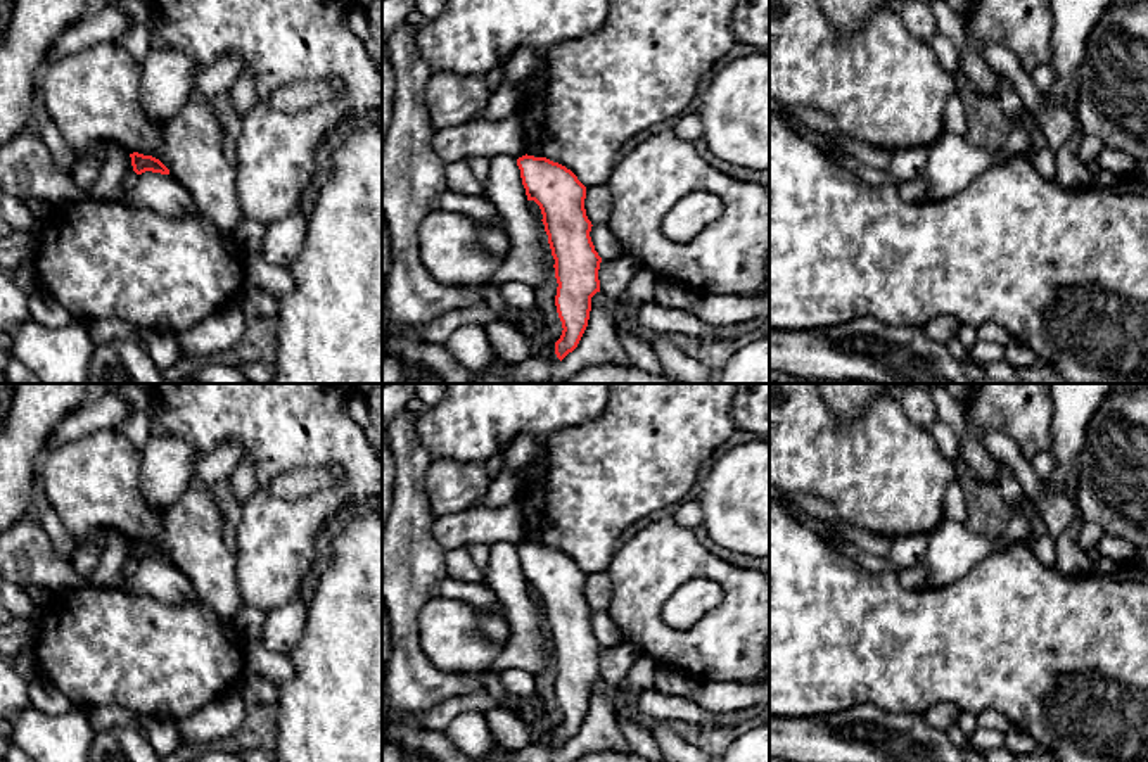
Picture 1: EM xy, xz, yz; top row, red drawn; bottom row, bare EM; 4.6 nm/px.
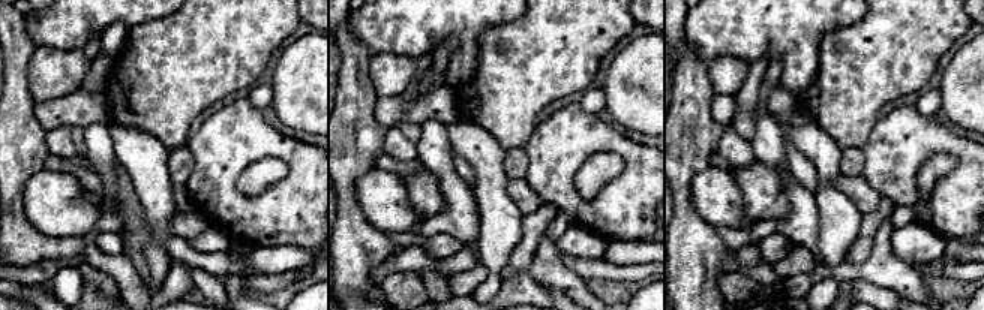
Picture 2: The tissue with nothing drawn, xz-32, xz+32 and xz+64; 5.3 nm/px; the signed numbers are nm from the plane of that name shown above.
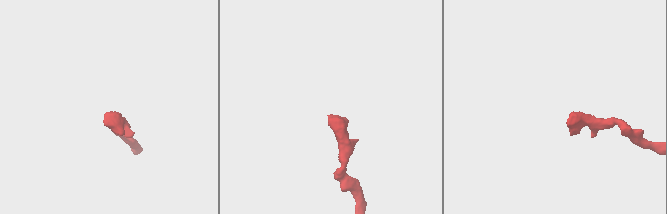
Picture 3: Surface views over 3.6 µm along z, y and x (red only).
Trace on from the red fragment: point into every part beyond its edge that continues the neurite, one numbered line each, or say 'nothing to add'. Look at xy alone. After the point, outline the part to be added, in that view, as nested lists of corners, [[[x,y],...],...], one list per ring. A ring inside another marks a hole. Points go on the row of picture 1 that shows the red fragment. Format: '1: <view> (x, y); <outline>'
nothing to add

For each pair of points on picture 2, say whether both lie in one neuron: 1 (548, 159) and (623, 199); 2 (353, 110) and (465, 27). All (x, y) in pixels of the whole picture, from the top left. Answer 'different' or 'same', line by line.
1: same
2: different

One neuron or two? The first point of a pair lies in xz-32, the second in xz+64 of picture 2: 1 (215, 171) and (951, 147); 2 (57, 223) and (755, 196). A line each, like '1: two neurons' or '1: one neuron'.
1: one neuron
2: two neurons

